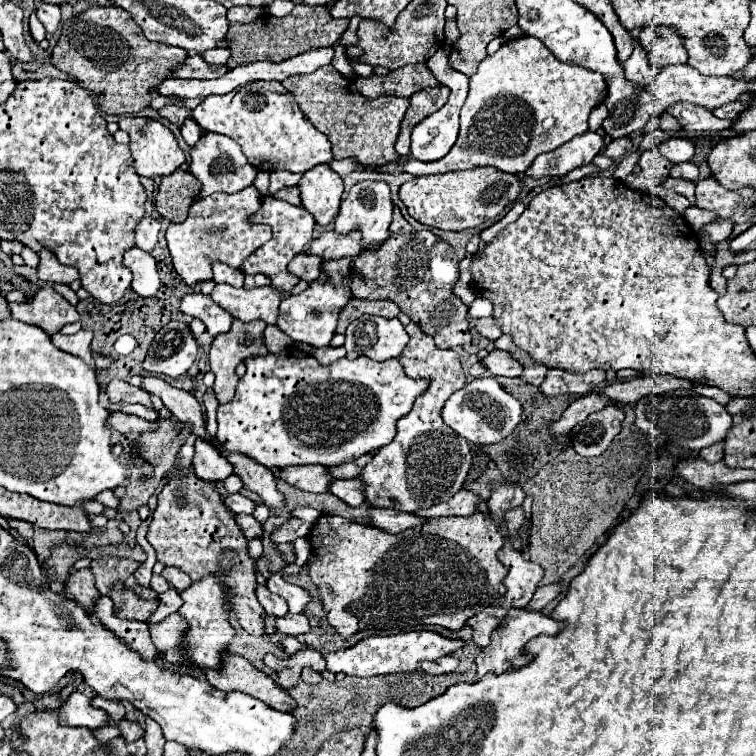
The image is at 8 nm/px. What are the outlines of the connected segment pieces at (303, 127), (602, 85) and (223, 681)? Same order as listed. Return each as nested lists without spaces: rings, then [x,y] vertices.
[[[256,80],[222,96],[206,96],[192,110],[192,116],[204,130],[232,138],[242,148],[248,162],[258,170],[288,170],[304,174],[316,164],[334,160],[330,140],[306,120],[294,96],[280,82]]]
[[[520,36],[504,42],[496,54],[486,56],[478,72],[470,78],[470,92],[460,110],[460,136],[454,148],[434,164],[408,160],[404,166],[384,164],[384,172],[410,172],[412,176],[428,176],[428,174],[444,174],[450,170],[468,170],[474,166],[494,166],[502,172],[524,174],[534,158],[542,152],[550,152],[564,142],[572,140],[578,134],[588,130],[590,112],[604,102],[606,98],[606,80],[598,72],[590,72],[576,64],[564,64],[554,58],[554,54],[532,36]]]
[[[226,652],[222,656],[220,670],[206,670],[208,682],[222,692],[242,692],[260,698],[270,708],[292,712],[296,708],[294,698],[280,688],[268,674],[254,668],[246,658]]]

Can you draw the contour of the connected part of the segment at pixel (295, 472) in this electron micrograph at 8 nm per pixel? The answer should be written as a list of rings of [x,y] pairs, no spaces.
[[[292,466],[280,470],[280,478],[306,492],[328,492],[334,476],[326,476],[326,466]]]

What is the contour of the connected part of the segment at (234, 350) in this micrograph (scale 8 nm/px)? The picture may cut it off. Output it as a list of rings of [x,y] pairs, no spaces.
[[[234,320],[230,332],[226,334],[218,334],[210,346],[210,368],[216,376],[216,382],[214,382],[214,392],[218,396],[218,402],[220,404],[226,404],[232,400],[234,392],[236,392],[236,384],[238,384],[238,376],[236,376],[236,366],[250,358],[250,356],[266,356],[268,354],[268,348],[264,344],[264,328],[266,328],[266,322],[264,320],[254,320],[254,322],[240,322],[240,320]]]

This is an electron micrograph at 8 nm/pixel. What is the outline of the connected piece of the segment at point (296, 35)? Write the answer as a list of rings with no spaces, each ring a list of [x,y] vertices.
[[[296,4],[294,10],[288,16],[274,18],[270,14],[262,14],[256,22],[250,24],[230,24],[228,40],[230,40],[230,60],[228,68],[250,64],[258,60],[270,60],[270,62],[284,62],[296,54],[302,54],[312,48],[332,46],[340,40],[340,36],[346,32],[350,24],[350,18],[332,18],[330,8],[308,8],[306,4]]]

